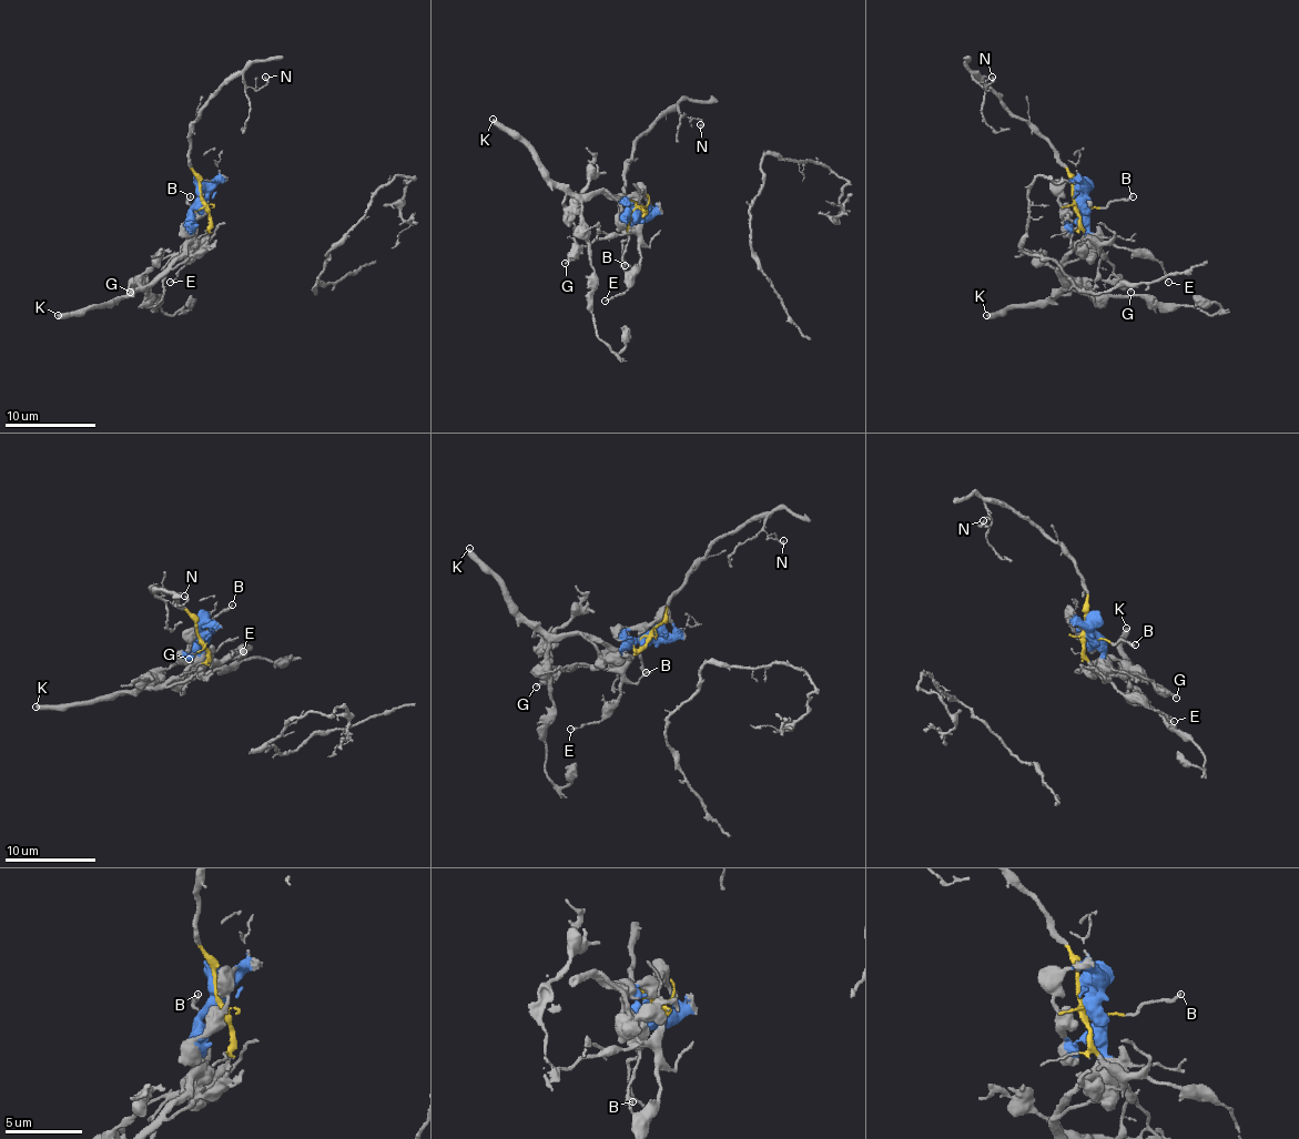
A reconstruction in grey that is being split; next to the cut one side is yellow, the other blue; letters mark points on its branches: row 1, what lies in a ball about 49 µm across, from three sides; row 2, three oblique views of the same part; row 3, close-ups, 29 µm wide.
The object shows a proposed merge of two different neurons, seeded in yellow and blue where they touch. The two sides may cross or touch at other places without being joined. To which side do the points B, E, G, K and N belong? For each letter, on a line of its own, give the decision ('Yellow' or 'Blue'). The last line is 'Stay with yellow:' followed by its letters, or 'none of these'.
B: Yellow
E: Yellow
G: Blue
K: Blue
N: Yellow
Stay with yellow: B, E, N

